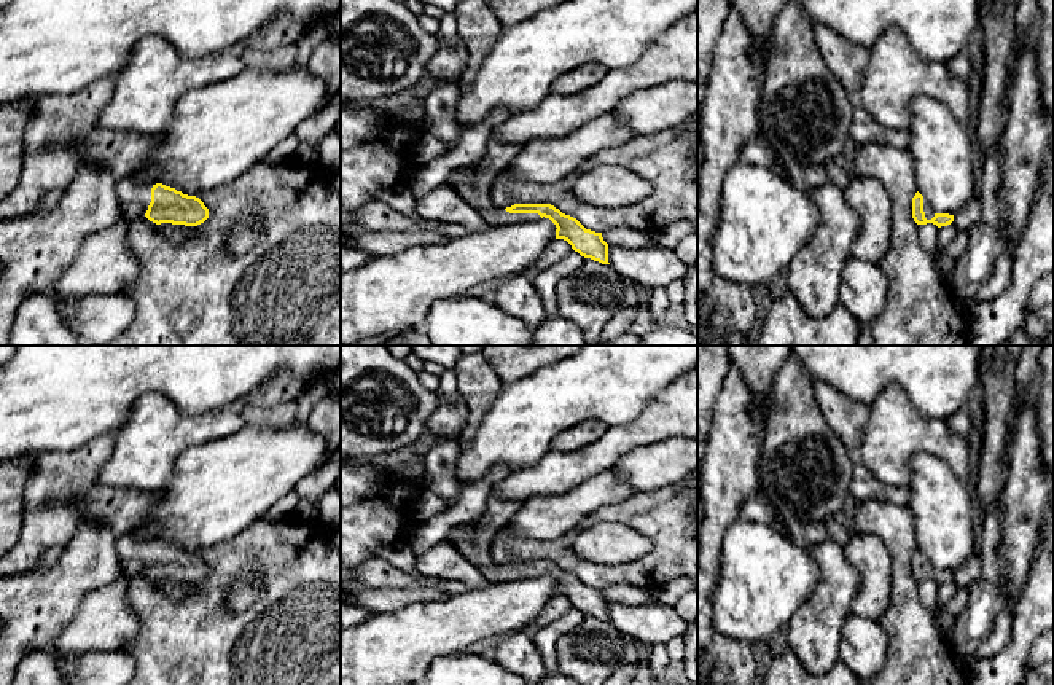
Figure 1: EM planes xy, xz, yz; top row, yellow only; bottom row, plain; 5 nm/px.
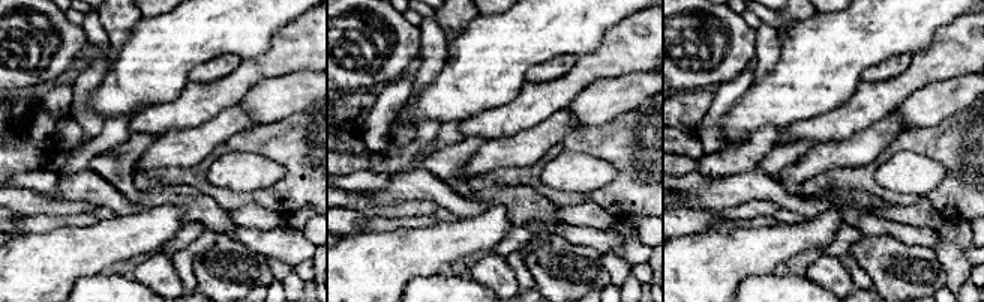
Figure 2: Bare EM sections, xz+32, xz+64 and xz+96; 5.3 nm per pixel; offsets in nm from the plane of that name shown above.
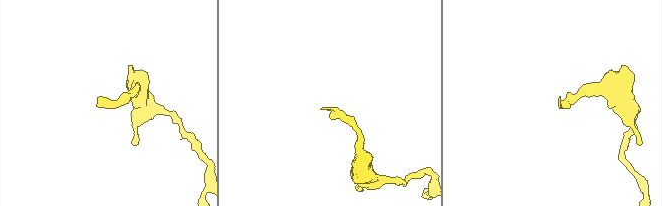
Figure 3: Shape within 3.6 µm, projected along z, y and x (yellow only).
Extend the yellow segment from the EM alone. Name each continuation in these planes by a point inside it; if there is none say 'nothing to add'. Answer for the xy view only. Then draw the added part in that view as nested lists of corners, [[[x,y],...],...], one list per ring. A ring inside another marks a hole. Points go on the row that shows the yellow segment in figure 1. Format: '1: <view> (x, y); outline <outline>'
1: xy (134, 199); outline [[[131,177],[116,180],[116,196],[126,221],[146,213],[153,185],[137,185]]]

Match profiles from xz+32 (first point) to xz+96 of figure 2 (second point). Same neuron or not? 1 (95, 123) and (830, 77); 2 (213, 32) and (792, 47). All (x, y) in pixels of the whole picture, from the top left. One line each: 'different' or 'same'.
1: different
2: same

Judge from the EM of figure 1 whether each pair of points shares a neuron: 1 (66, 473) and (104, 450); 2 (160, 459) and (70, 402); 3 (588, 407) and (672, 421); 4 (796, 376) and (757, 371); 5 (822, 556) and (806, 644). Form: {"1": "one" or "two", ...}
{"1": "one", "2": "two", "3": "two", "4": "two", "5": "one"}

